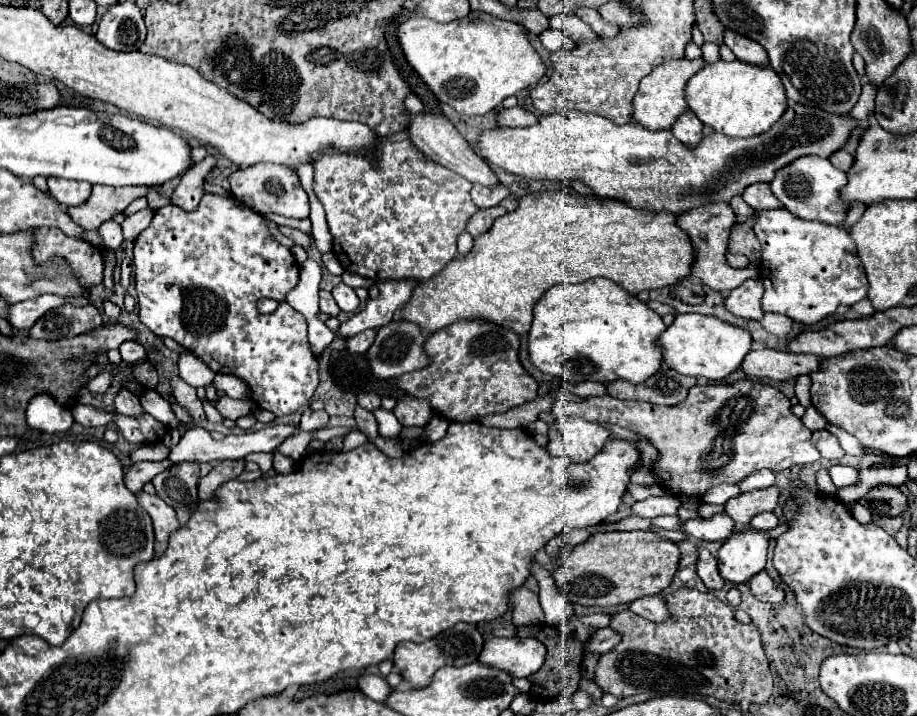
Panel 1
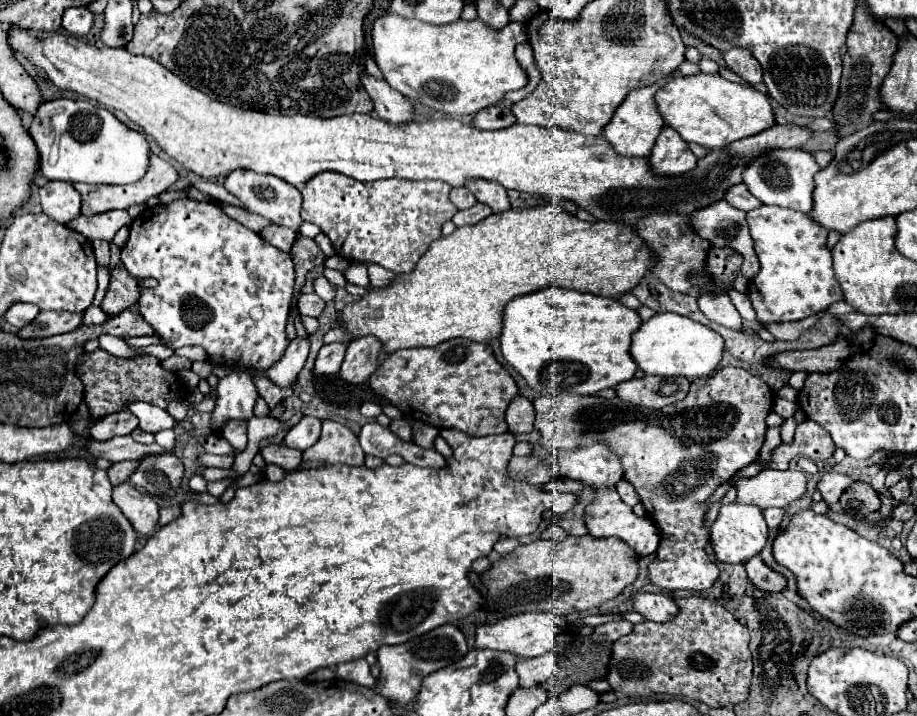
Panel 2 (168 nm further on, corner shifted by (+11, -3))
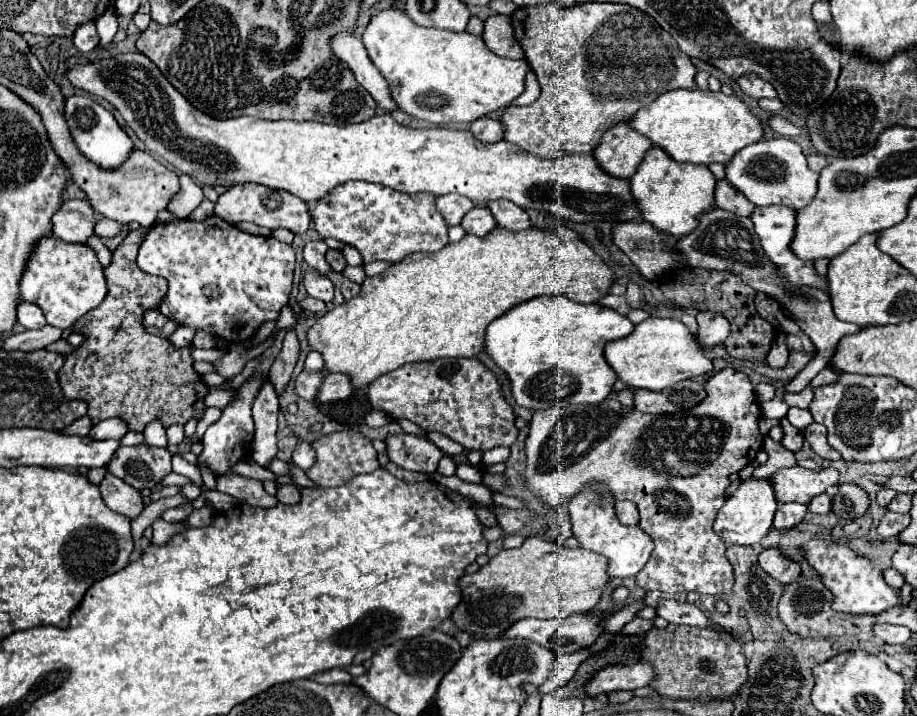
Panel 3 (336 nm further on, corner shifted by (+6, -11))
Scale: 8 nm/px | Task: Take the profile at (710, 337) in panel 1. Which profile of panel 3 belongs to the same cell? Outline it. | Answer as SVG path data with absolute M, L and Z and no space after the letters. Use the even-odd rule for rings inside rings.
M645 319L633 327L633 331L625 339L615 339L605 345L605 359L617 373L619 381L629 385L631 389L649 389L661 391L671 387L677 381L693 379L705 375L713 369L713 363L705 351L697 345L695 337L689 329L675 319Z

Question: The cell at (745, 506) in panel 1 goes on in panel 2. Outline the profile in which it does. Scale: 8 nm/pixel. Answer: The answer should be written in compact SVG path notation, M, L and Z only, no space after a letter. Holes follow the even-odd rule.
M764 469L752 479L744 479L736 485L736 503L752 503L760 509L786 507L806 491L804 471L776 471Z

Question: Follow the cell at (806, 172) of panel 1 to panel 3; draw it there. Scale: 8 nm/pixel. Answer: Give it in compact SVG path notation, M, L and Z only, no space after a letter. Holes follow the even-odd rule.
M769 139L759 141L753 145L747 145L739 151L739 155L733 155L733 159L725 165L727 181L737 187L753 205L785 205L791 209L801 209L809 199L815 197L817 191L817 179L819 173L813 173L807 167L807 159L801 151L801 147L791 139Z

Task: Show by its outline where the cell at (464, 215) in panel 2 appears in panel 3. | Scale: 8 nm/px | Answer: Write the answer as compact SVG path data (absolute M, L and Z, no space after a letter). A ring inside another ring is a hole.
M473 207L461 221L461 227L467 233L473 233L477 237L485 237L487 233L491 233L497 227L497 221L493 217L493 213L487 207Z

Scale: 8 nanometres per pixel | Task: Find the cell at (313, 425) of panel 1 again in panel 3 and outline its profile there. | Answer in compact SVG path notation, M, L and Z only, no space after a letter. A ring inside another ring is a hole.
M299 441L297 443L297 447L293 451L293 463L299 469L303 469L303 471L307 471L307 469L313 467L313 463L315 463L315 451L313 451L313 447L307 441Z

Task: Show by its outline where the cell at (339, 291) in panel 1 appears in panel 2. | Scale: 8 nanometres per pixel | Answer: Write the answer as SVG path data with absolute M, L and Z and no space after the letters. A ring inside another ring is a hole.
M318 277L314 281L314 291L328 303L328 301L334 301L336 297L336 287L326 279L326 277Z

